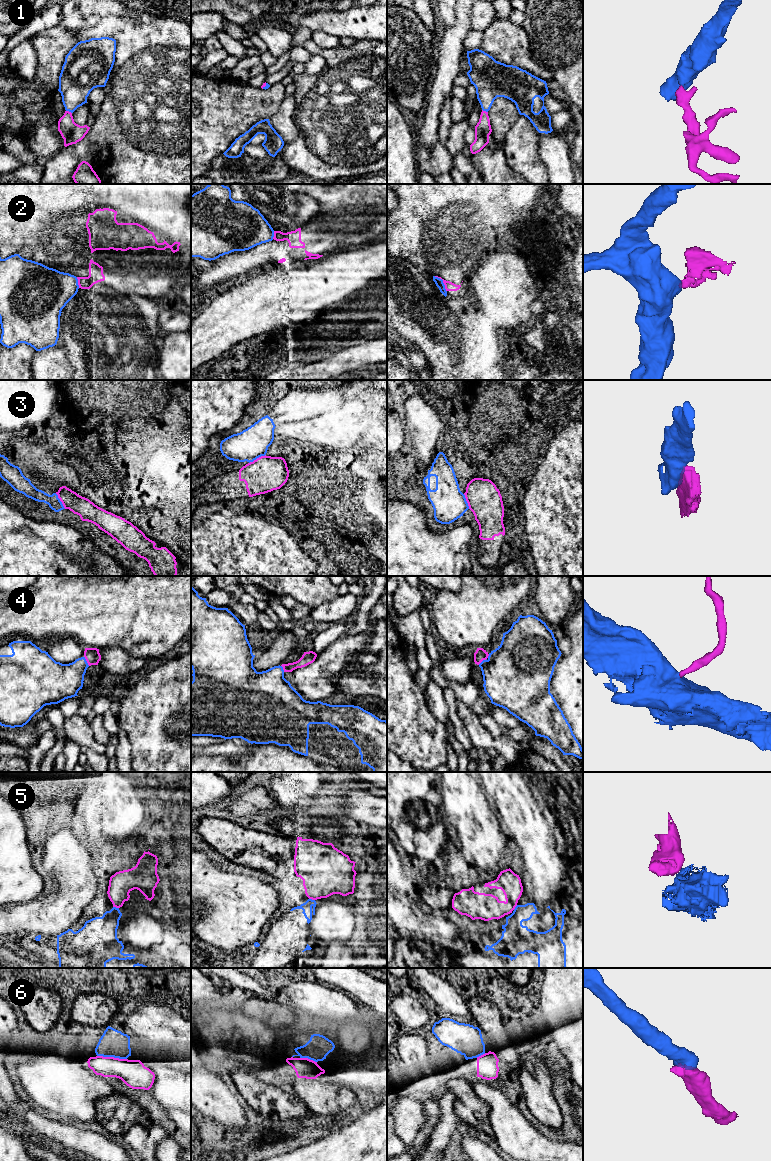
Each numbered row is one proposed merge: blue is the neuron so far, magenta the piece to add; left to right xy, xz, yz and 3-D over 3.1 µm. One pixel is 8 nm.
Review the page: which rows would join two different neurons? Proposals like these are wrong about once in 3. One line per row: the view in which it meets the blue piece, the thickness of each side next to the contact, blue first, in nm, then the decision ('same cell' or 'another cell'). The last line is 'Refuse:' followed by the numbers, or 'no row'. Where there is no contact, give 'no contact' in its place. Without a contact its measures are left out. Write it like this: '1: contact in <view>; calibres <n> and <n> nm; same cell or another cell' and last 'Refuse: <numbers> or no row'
1: contact in xy; calibres 280 and 160 nm; same cell
2: contact in yz; calibres 70 and 80 nm; another cell
3: contact in xz; calibres 260 and 280 nm; another cell
4: contact in yz; calibres 460 and 90 nm; same cell
5: contact in xy; calibres 280 and 190 nm; another cell
6: contact in xy; calibres 220 and 220 nm; same cell
Refuse: 2, 3, 5

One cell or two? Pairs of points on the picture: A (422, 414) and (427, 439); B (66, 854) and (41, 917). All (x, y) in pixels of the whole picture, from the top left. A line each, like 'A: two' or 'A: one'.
A: one
B: one

